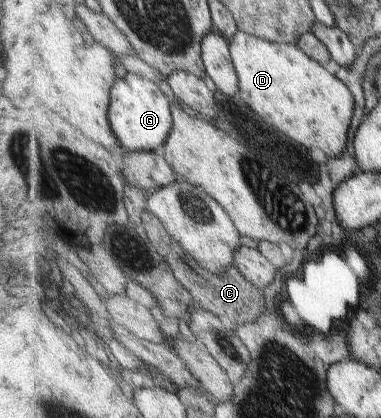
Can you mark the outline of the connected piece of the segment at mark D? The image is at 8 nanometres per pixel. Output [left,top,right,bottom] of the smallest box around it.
[229,30,356,157]

